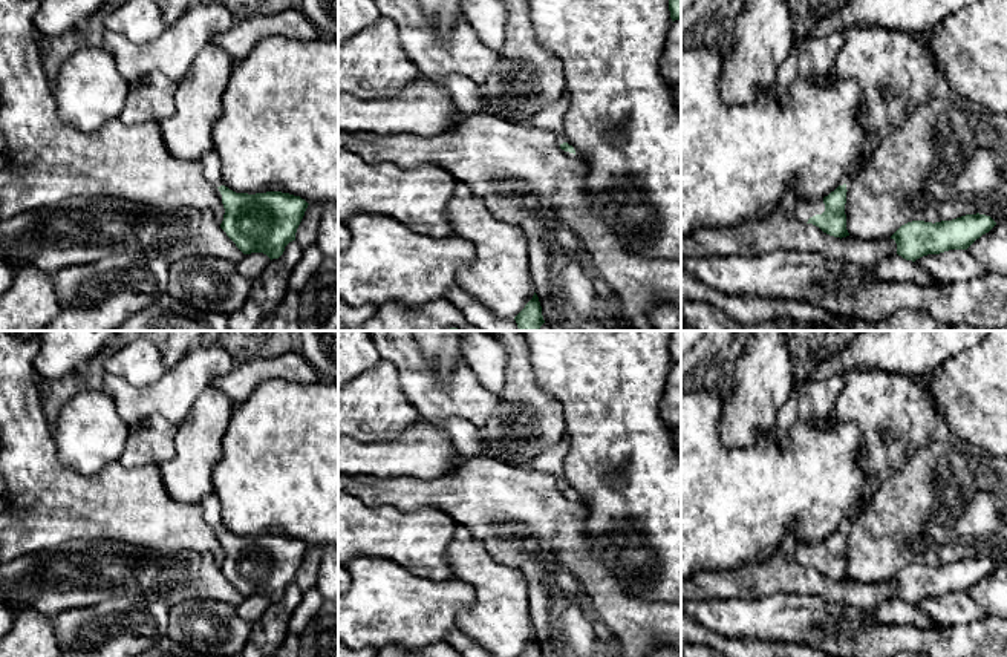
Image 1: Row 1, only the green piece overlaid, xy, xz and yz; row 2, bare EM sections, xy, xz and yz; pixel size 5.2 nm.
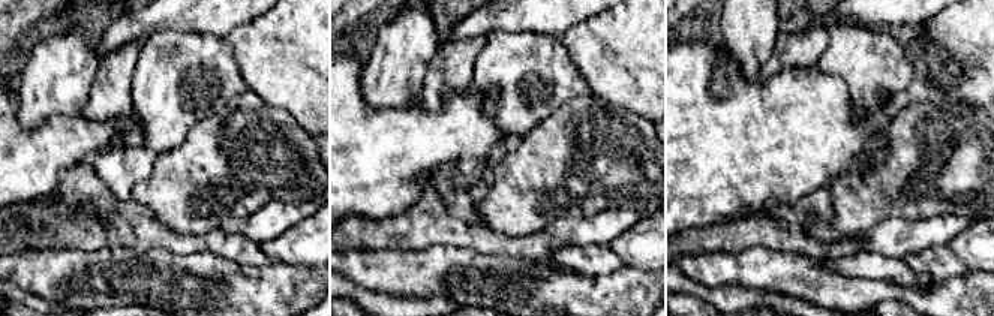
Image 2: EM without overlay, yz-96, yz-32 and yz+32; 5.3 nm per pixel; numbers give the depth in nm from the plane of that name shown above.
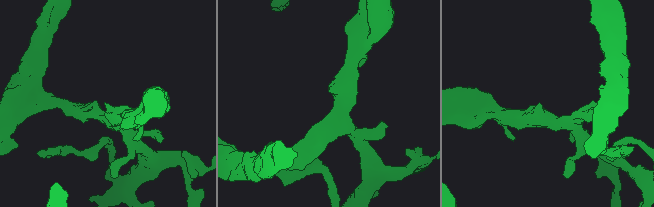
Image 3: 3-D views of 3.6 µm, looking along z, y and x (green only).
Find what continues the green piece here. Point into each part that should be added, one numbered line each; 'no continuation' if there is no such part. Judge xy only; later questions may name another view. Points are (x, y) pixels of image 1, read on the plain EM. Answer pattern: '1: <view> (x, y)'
1: xy (211, 507)

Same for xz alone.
1: xz (551, 461)

